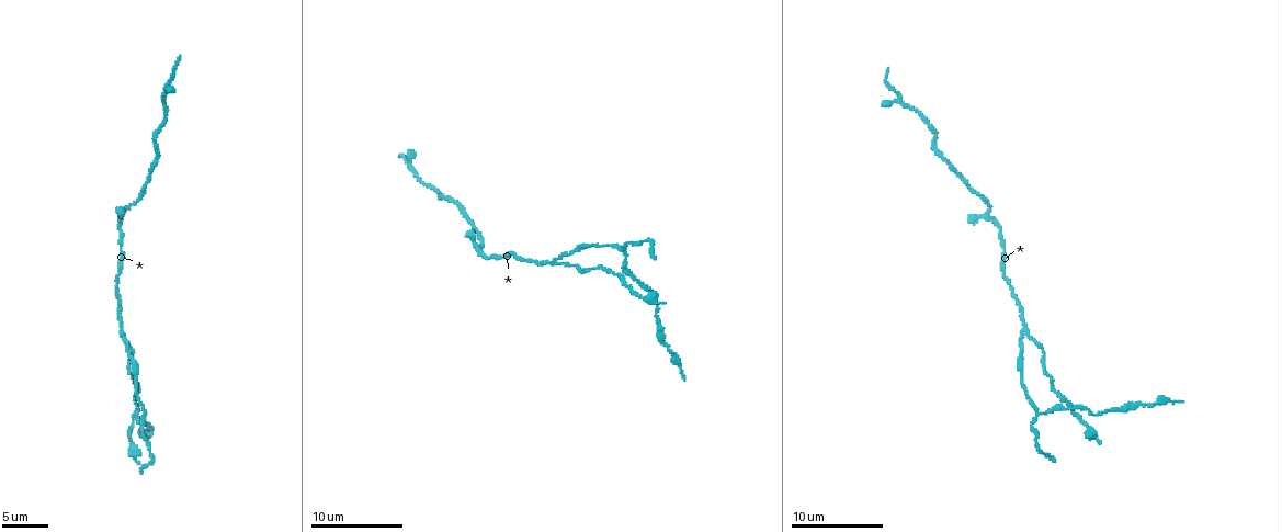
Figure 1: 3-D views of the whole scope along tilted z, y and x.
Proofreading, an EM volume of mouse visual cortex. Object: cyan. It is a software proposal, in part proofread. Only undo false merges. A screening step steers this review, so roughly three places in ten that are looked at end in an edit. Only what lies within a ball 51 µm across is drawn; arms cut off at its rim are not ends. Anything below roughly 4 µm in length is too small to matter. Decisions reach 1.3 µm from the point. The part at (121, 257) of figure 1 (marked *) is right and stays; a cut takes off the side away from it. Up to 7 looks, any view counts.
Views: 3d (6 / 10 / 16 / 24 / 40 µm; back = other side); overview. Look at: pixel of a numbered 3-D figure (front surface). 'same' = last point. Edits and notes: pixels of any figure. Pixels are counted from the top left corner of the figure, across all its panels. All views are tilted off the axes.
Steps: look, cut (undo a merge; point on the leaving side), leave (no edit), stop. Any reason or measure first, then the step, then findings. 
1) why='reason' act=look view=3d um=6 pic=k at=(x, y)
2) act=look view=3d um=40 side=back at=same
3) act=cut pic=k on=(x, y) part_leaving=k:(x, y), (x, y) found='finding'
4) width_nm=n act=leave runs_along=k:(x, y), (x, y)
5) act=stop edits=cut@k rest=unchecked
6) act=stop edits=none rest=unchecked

why='a fork' act=look view=3d um=6 pic=1 at=(1023, 332)

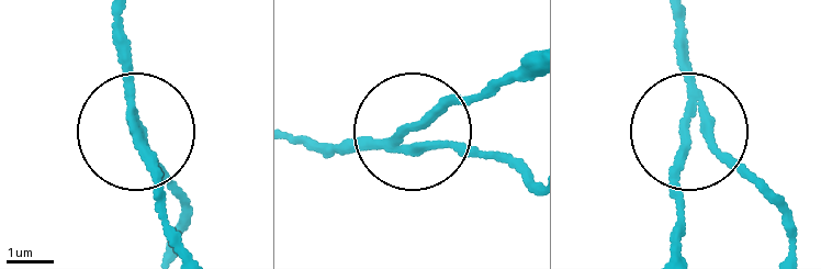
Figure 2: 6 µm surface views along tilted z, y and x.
width_nm=170 act=cut pic=2 on=(447, 144) part_leaving=2:(390, 143), (488, 153), (527, 177) found='a second neuron is stuck on'

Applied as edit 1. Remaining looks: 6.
act=look view=overview

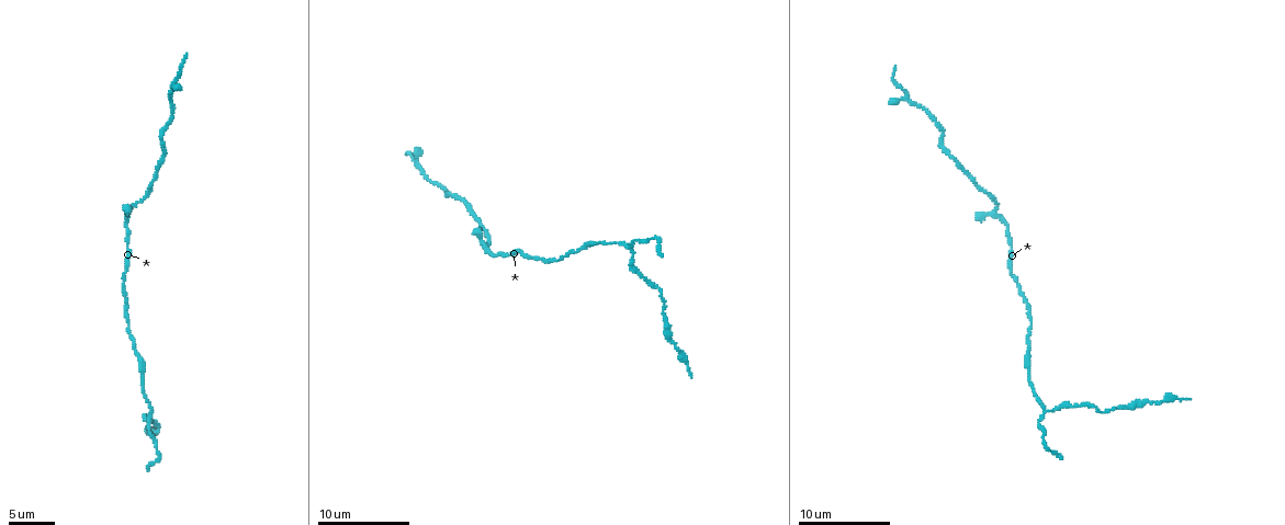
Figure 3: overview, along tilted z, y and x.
why='three-way junction' act=look view=3d um=6 pic=3 at=(995, 211)

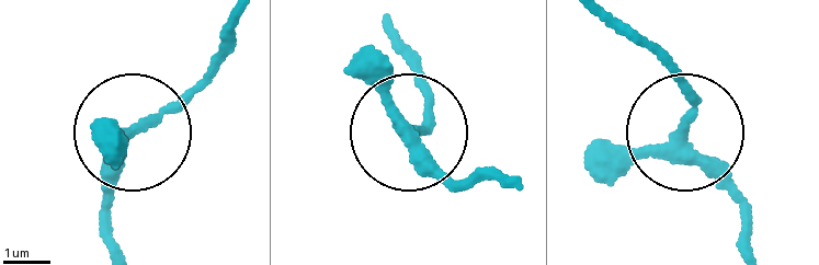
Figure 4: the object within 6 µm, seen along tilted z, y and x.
width_nm=210 act=leave runs_along=4:(750, 248), (747, 212), (693, 151), (682, 84), (656, 46) found='one neuron here'

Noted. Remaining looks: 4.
why='arms part here' act=look view=3d um=16 pic=3 at=(1047, 411)

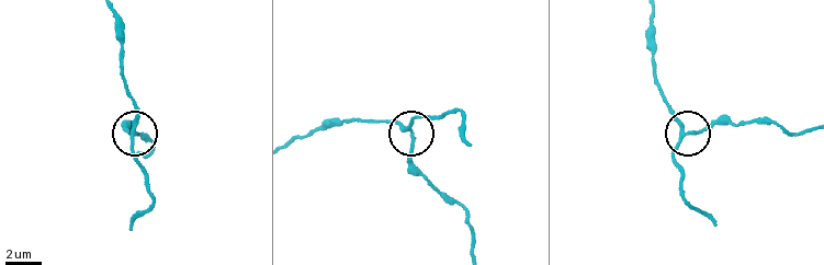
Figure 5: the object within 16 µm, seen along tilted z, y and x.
act=cut pic=5 on=(412, 156) part_leaving=5:(413, 130), (413, 161), (466, 214), (473, 235), (471, 250) found='a second neuron is stuck on'

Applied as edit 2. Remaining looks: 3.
act=stop edits=cut@2,cut@5 rest=unchecked

